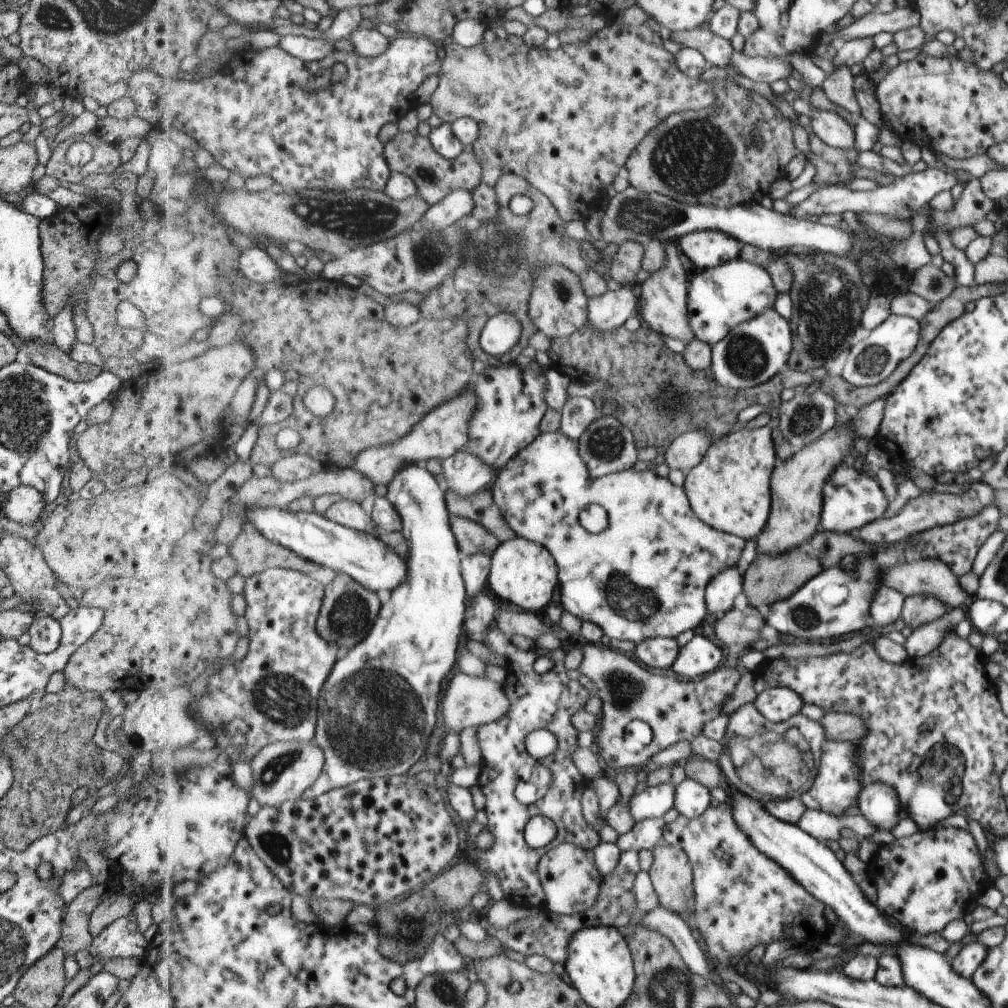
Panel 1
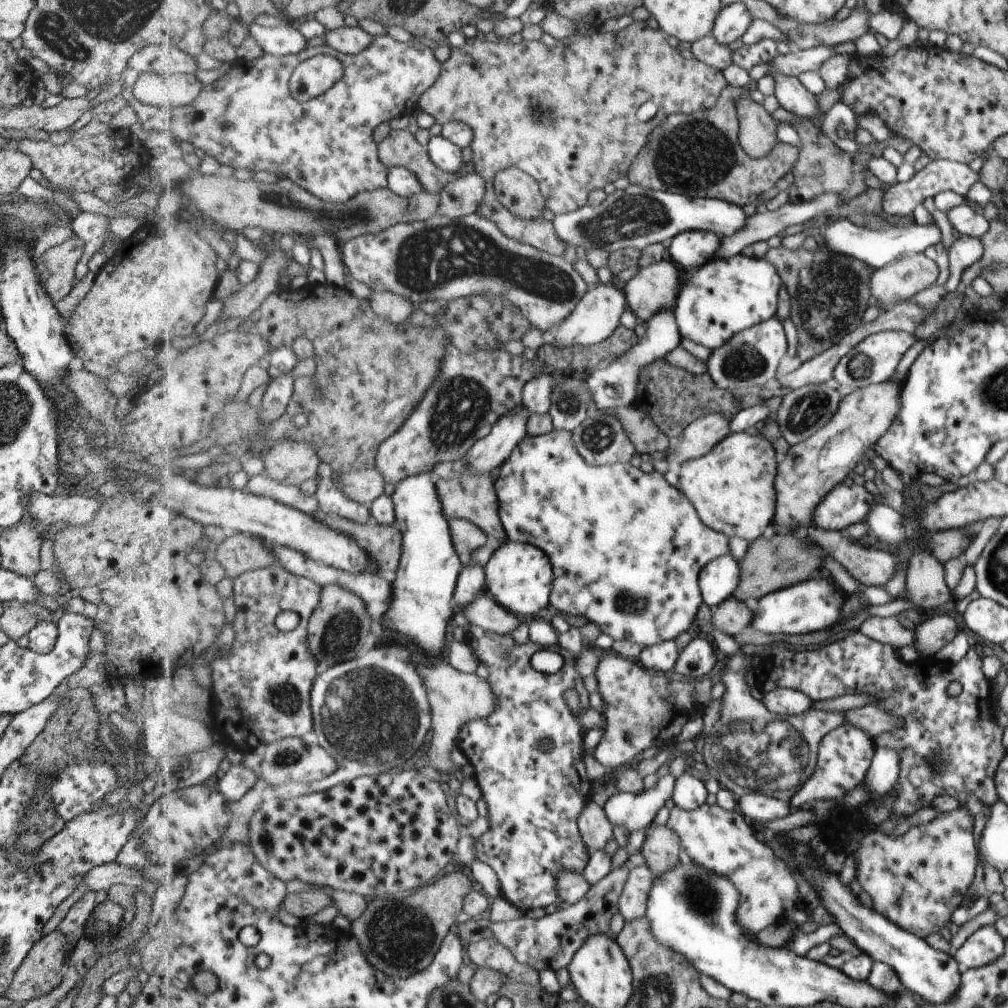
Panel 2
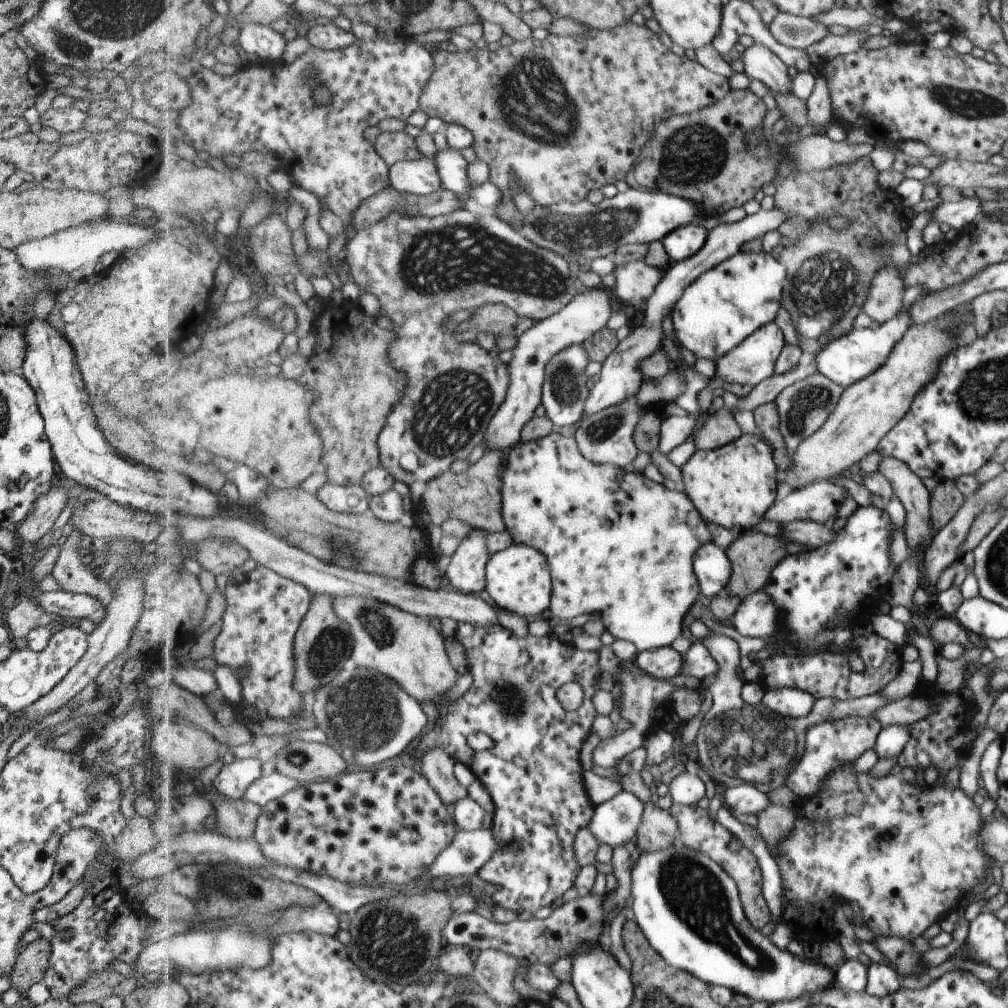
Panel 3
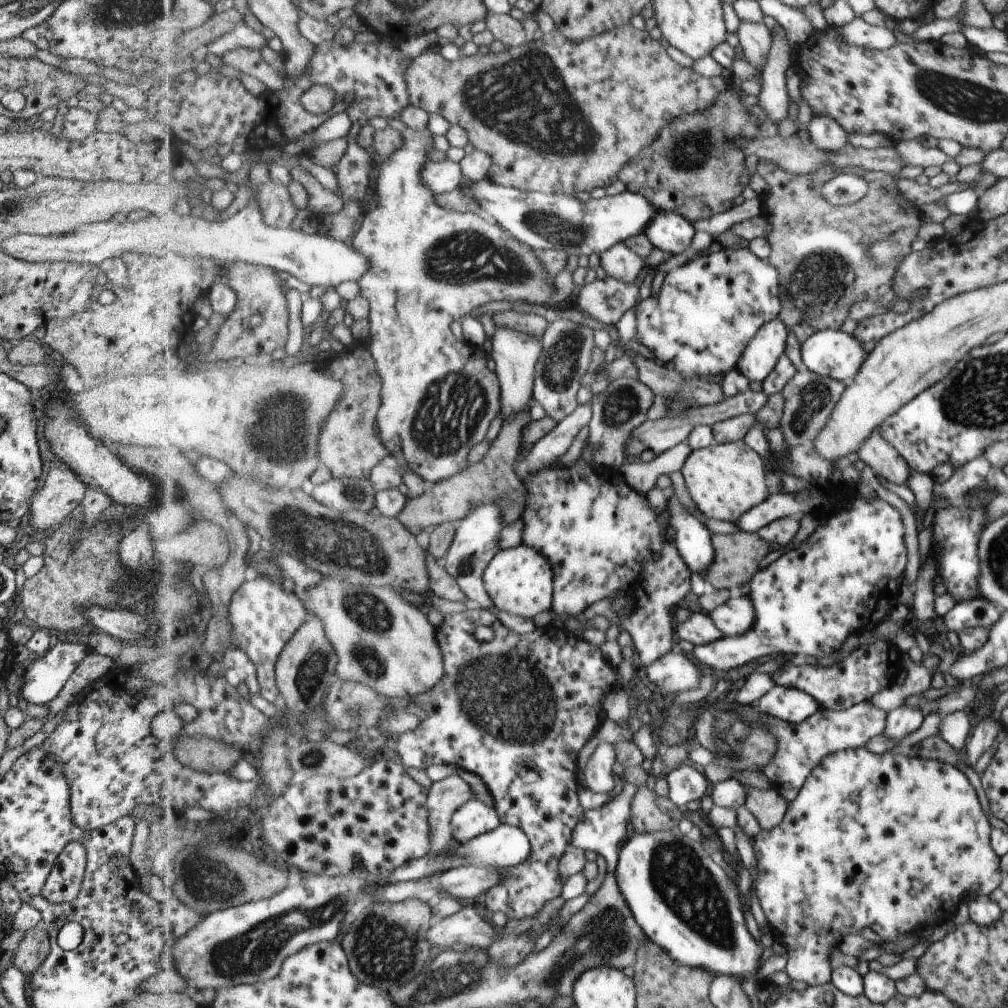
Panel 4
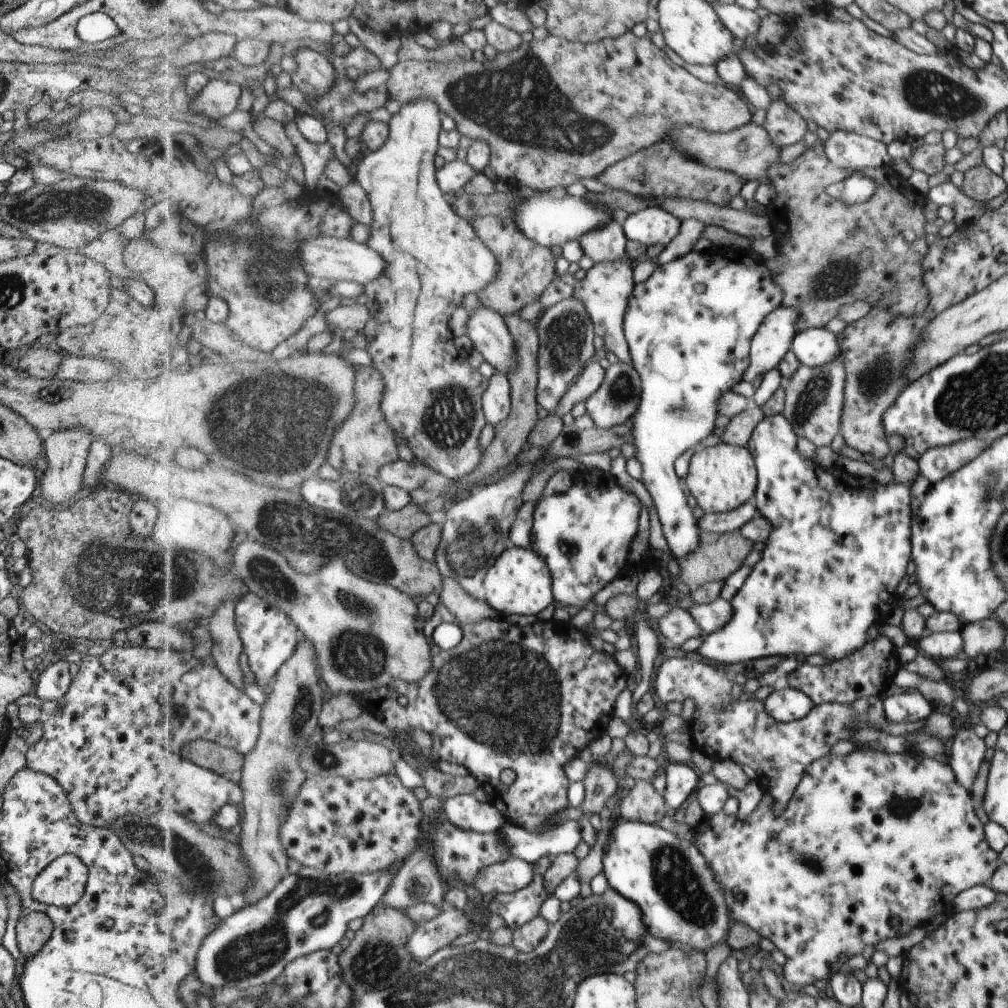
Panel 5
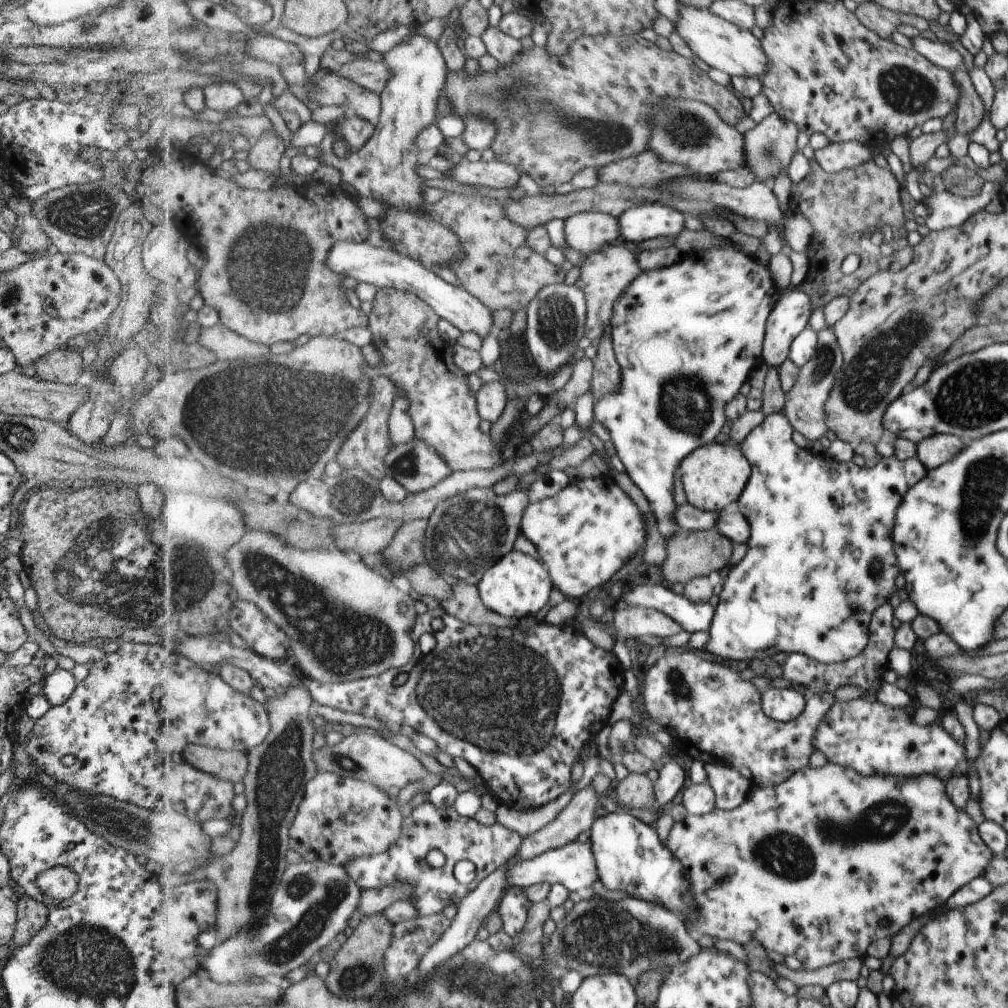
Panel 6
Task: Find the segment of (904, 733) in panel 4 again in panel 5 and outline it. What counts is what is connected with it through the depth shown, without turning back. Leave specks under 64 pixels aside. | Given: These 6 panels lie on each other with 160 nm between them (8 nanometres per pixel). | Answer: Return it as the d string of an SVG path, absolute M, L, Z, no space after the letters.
M903 692L884 697L885 717L892 723L918 722L927 720L932 712L932 705L918 692Z

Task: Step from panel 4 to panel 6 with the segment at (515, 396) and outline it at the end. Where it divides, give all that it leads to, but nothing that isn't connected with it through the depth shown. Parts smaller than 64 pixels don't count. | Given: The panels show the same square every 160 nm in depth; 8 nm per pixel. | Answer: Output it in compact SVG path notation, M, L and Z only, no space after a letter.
M350 241L336 246L330 254L328 264L360 283L373 284L380 289L396 289L403 293L418 294L424 302L430 304L442 319L450 320L462 332L475 332L486 338L494 326L494 312L482 300L478 300L464 287L455 286L443 280L438 273L430 270L424 262L402 254L393 248L373 246L369 241Z

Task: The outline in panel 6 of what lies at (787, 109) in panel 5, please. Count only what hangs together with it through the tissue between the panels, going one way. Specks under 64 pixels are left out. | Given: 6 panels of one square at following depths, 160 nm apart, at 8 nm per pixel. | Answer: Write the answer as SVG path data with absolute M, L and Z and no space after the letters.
M770 114L766 120L756 128L744 132L746 134L746 154L748 154L748 169L755 174L756 180L762 180L768 186L776 186L778 176L788 170L796 152L798 152L798 138L800 127L796 122L784 120L780 114Z

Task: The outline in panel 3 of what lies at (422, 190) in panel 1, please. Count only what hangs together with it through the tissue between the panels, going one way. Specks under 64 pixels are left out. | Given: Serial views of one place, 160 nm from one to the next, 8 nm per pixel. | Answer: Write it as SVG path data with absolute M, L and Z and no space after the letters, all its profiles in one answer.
M406 132L382 133L376 143L379 154L392 168L402 161L414 161L425 159L420 152L416 138L412 138Z

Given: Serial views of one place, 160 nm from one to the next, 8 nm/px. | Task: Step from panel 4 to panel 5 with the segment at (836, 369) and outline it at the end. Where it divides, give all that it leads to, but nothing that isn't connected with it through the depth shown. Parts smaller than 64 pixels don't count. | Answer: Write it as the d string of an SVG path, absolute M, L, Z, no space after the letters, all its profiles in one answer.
M825 327L812 328L800 333L793 352L807 368L821 368L839 355L842 356L839 340Z

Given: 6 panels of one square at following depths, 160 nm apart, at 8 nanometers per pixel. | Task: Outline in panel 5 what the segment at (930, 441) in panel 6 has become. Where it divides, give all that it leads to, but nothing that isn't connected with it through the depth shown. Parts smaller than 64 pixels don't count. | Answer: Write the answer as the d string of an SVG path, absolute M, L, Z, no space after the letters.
M975 437L952 442L946 446L932 446L924 451L918 458L919 473L926 477L930 483L947 478L978 458L984 448L990 448L992 441L978 440Z

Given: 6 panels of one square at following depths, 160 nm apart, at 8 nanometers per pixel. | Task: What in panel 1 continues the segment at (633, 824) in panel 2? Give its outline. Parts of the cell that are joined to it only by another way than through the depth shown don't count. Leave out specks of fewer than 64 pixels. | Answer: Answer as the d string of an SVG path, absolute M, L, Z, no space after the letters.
M665 783L648 787L645 791L631 798L627 803L637 822L647 818L662 818L676 806L677 787Z

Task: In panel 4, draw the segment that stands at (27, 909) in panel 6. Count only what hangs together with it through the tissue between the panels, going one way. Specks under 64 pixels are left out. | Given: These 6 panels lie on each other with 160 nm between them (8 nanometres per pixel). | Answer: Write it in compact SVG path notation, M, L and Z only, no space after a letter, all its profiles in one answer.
M33 927L24 932L13 957L13 966L25 974L34 974L47 958L50 949L49 935L44 928Z

